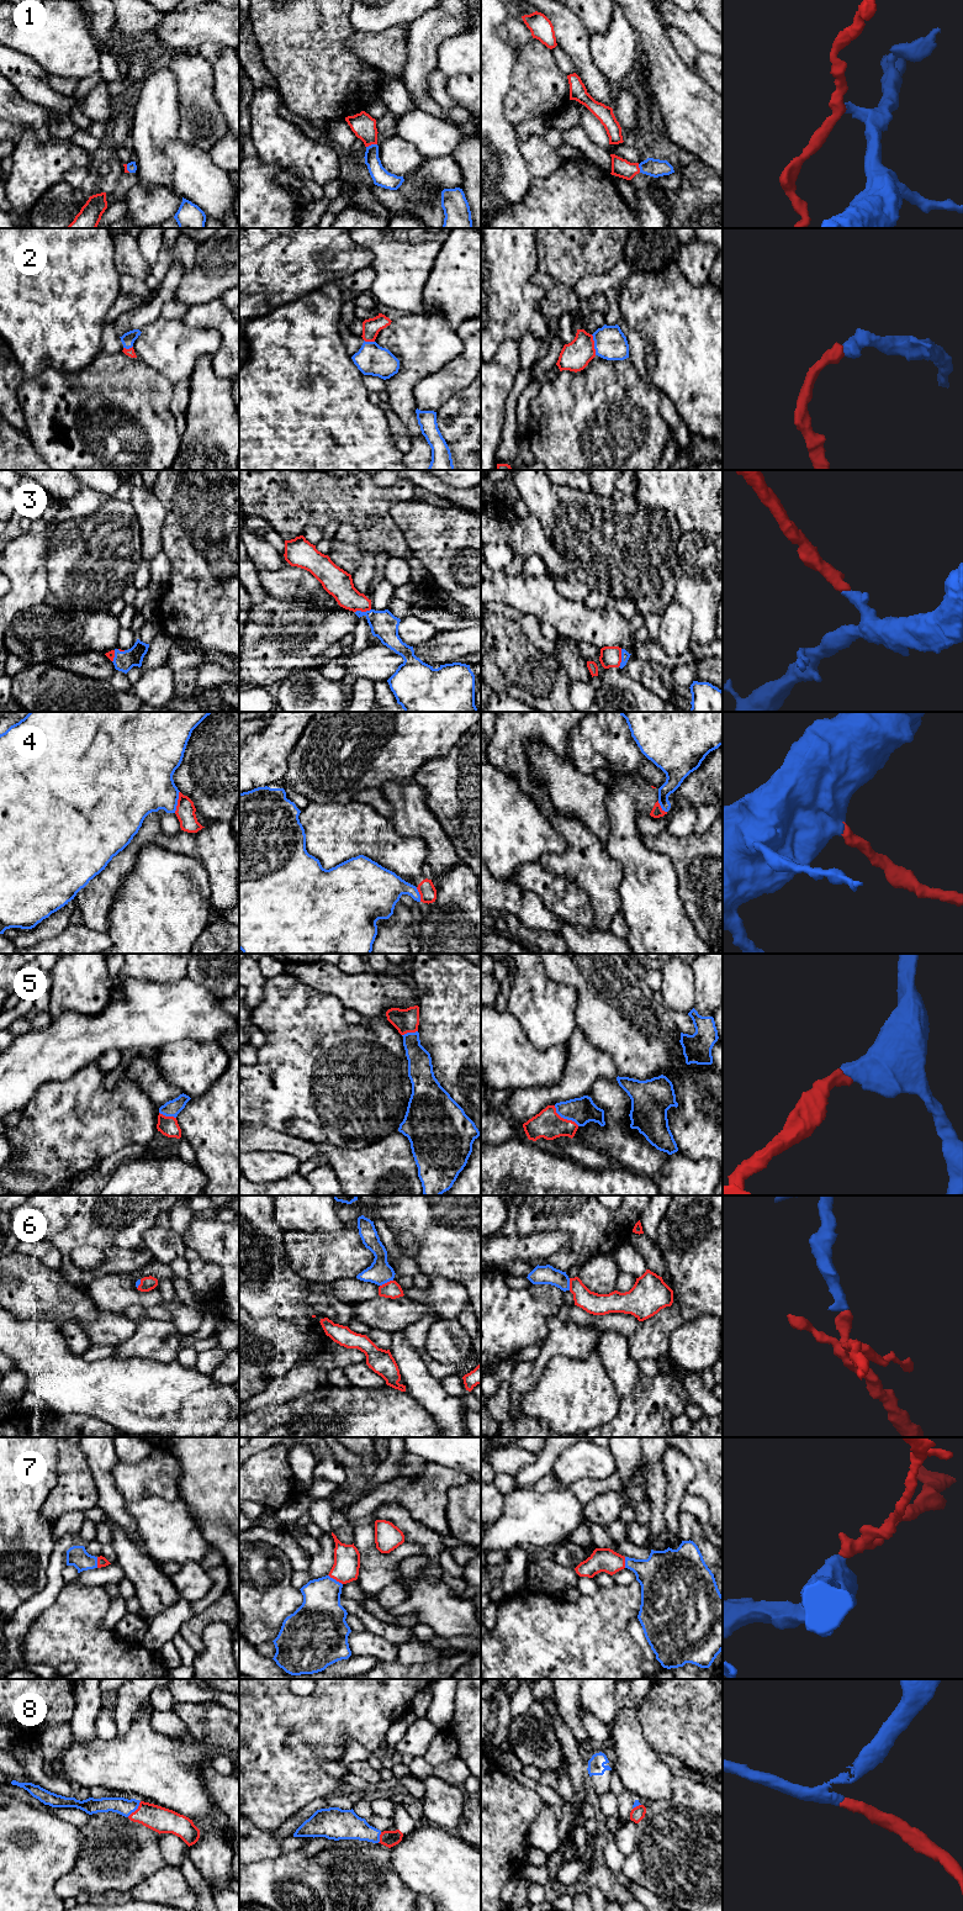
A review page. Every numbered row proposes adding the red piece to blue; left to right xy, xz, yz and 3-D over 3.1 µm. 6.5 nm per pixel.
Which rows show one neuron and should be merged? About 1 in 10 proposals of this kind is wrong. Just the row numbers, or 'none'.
1, 2, 3, 5, 6, 7, 8

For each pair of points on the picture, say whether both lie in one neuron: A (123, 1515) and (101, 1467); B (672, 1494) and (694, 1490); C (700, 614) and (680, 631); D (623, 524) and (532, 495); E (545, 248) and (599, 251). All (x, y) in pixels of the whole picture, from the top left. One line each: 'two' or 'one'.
A: one
B: two
C: two
D: one
E: one

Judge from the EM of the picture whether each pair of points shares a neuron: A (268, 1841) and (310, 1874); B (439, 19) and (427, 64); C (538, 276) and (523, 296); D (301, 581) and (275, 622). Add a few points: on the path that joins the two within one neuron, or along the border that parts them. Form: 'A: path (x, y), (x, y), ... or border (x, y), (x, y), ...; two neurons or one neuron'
A: border (282, 1854), (253, 1862); two neurons
B: path (430, 30), (427, 33), (427, 53); one neuron
C: border (538, 269), (532, 275), (532, 280), (543, 290); two neurons
D: border (269, 595), (289, 601), (313, 602), (317, 606); two neurons

